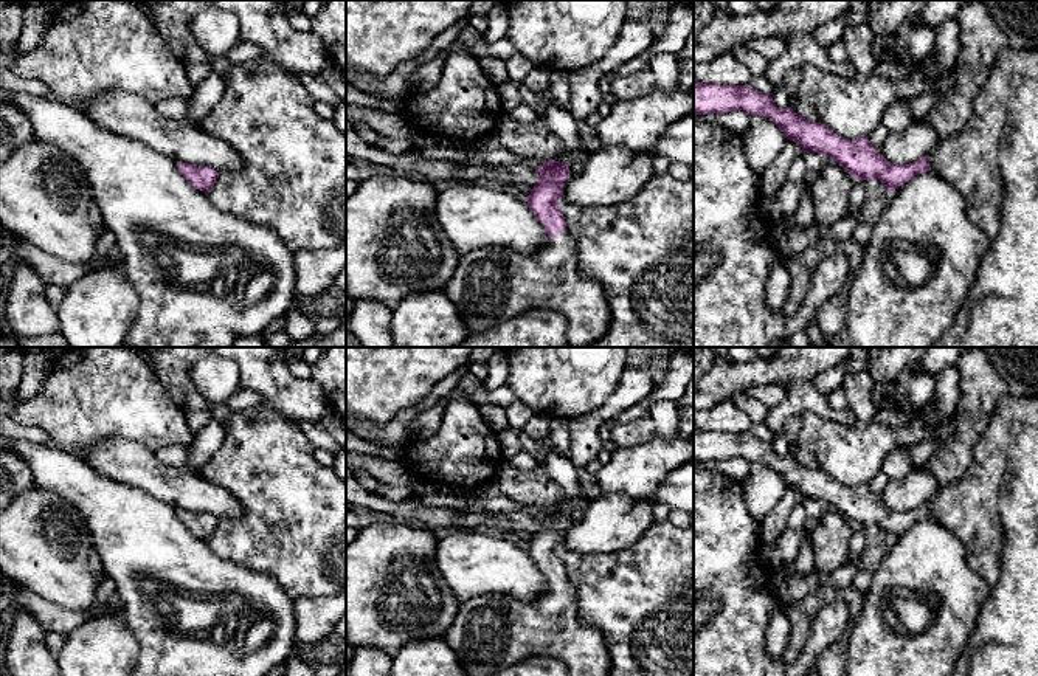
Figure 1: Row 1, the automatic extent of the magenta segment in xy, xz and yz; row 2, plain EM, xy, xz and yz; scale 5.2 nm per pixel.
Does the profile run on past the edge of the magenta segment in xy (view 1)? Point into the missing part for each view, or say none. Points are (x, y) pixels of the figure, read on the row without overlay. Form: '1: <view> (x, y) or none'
1: none

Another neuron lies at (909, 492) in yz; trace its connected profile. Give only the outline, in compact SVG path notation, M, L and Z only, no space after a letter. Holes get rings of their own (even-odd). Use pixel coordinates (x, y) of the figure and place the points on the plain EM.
M912 468L903 478L891 478L883 490L881 502L895 512L909 512L940 491L939 481L928 470Z

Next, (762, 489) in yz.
M754 462L749 474L742 481L743 499L756 521L762 523L782 499L787 485L770 465Z

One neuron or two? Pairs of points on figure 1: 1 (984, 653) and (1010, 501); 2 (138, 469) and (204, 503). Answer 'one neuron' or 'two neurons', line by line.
1: one neuron
2: one neuron

